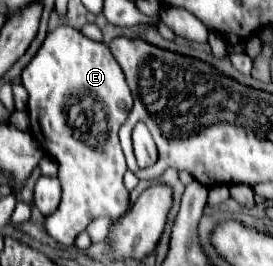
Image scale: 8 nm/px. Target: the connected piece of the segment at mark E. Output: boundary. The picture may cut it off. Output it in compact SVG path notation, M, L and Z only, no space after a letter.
M58 26L56 30L48 32L36 56L22 70L22 84L30 94L30 130L38 130L42 134L42 148L58 162L58 180L62 182L62 202L58 206L58 214L46 218L46 230L58 244L62 242L64 246L74 244L74 238L82 230L86 230L84 226L88 226L94 218L120 218L130 206L130 196L122 182L122 176L126 172L126 160L118 142L118 130L126 122L132 108L132 94L122 74L122 68L118 66L110 50L106 50L108 46L104 42L92 42L70 26Z

